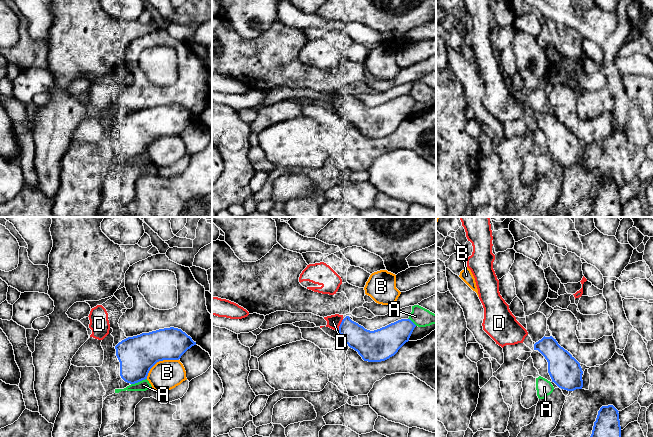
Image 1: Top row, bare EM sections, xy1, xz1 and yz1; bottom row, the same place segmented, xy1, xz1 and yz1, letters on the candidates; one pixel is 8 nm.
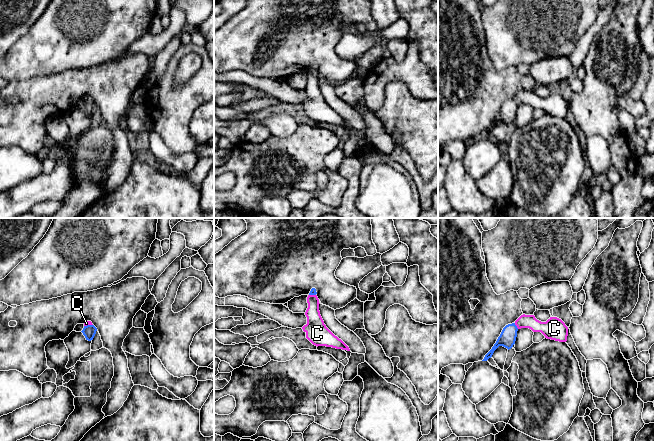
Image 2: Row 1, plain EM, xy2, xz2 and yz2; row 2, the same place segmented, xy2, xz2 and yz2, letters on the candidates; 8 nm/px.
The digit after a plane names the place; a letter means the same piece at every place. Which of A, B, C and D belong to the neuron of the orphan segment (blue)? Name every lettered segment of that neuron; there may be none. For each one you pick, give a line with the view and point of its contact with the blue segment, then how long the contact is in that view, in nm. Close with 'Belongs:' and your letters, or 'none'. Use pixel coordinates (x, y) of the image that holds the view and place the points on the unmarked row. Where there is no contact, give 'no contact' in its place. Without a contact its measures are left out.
D: meets blue in xz1 at (340, 101); contact 110 nm long
Belongs: D

